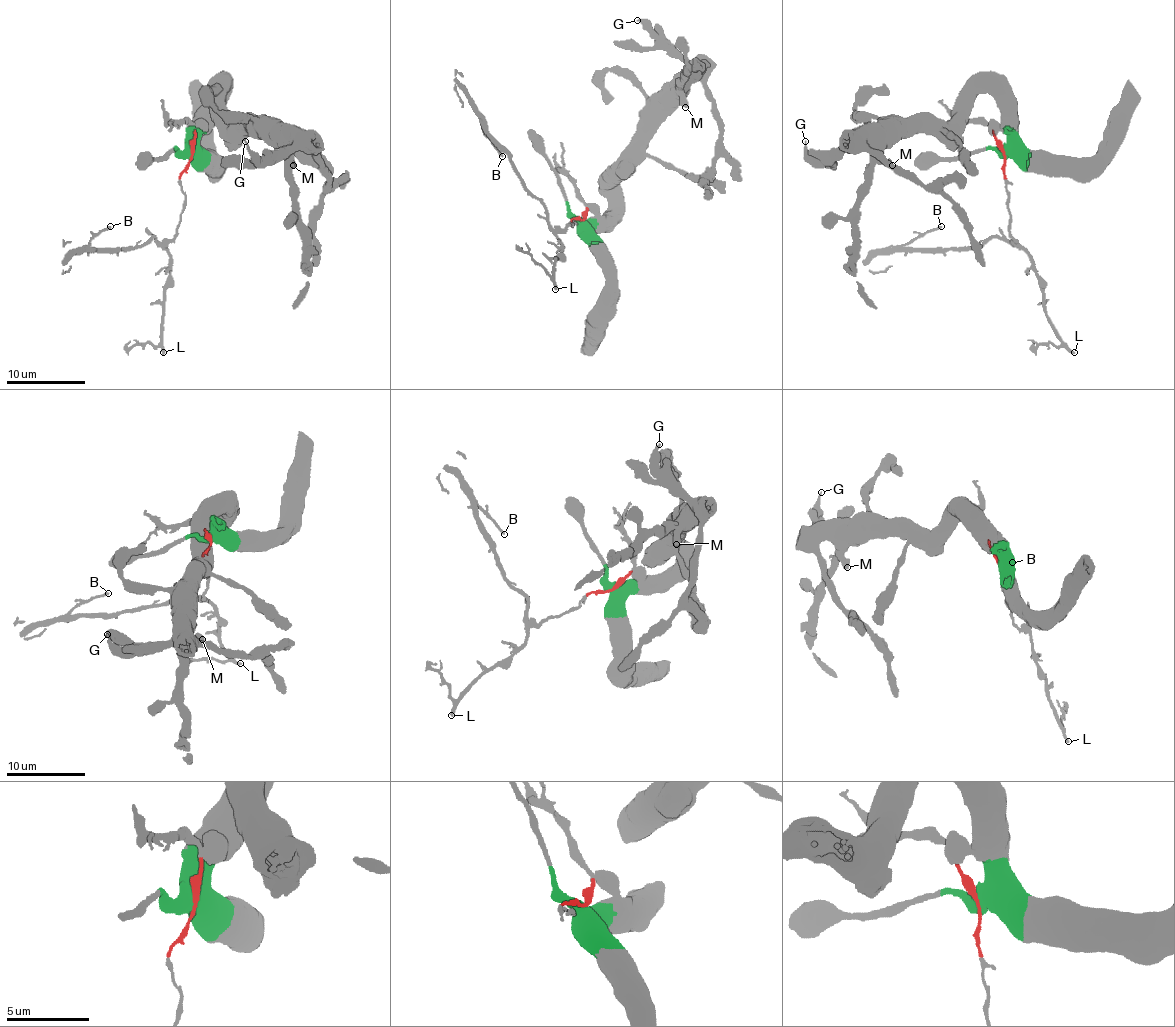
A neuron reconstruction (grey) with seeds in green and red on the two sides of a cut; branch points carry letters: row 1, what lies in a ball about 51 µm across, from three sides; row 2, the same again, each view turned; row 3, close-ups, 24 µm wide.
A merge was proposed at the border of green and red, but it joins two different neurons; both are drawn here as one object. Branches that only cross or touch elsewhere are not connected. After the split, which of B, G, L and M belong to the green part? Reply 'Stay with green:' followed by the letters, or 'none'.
Stay with green: G, M

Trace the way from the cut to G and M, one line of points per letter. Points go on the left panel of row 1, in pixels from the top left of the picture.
G: (191, 154), (191, 125), (219, 91), (235, 123), (248, 125), (266, 138), (294, 142), (256, 156), (244, 140)
M: (191, 154), (191, 125), (219, 97), (219, 91), (219, 99), (235, 123), (260, 136), (272, 136), (294, 166)

